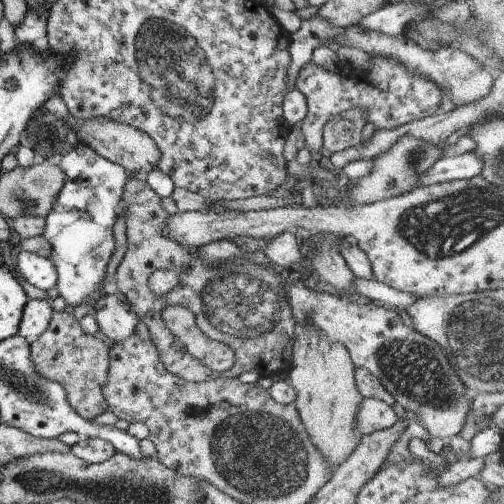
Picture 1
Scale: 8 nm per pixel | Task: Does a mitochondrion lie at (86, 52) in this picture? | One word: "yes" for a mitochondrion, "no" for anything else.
no

